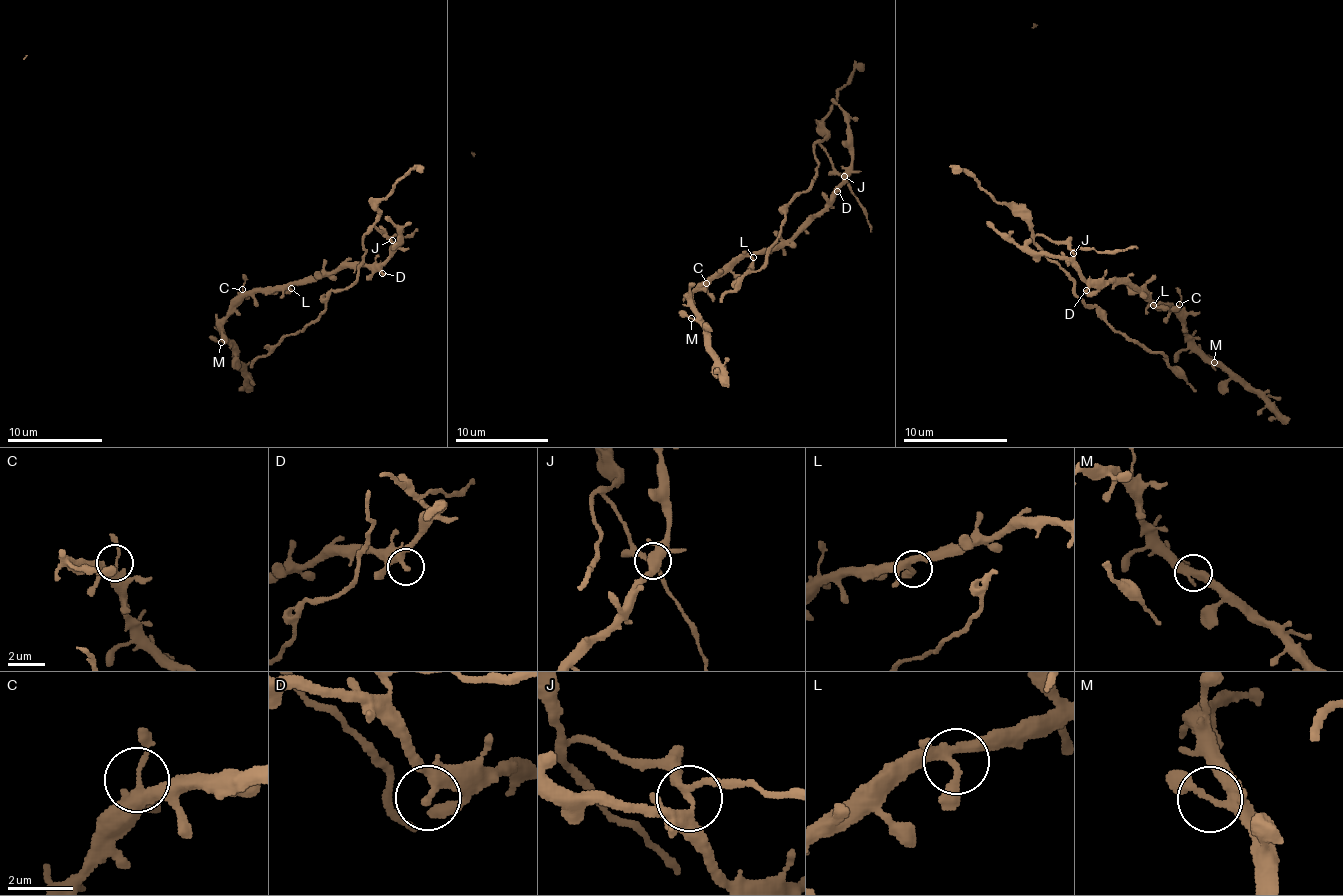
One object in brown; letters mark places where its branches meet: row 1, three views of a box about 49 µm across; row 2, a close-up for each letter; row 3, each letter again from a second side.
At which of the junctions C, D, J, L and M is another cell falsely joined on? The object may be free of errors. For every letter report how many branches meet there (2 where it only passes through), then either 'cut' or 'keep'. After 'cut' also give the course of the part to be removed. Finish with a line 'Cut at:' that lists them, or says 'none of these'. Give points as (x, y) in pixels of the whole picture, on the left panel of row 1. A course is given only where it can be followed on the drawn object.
C: 3 | keep
D: 3 | keep
J: 4 | cut | (393, 241), (373, 226), (366, 231), (365, 256), (357, 278), (330, 294), (326, 307), (251, 367)
L: 4 | keep
M: 4 | keep
Cut at: J

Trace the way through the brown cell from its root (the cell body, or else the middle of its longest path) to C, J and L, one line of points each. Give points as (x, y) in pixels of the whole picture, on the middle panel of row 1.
C: (775, 249), (761, 249), (736, 257), (706, 283)
J: (775, 249), (789, 244), (825, 206), (845, 177)
L: (775, 249), (761, 249), (753, 257)

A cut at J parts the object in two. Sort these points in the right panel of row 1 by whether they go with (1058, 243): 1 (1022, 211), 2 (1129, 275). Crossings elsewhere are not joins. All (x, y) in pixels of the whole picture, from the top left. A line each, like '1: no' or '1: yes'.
1: yes
2: no

